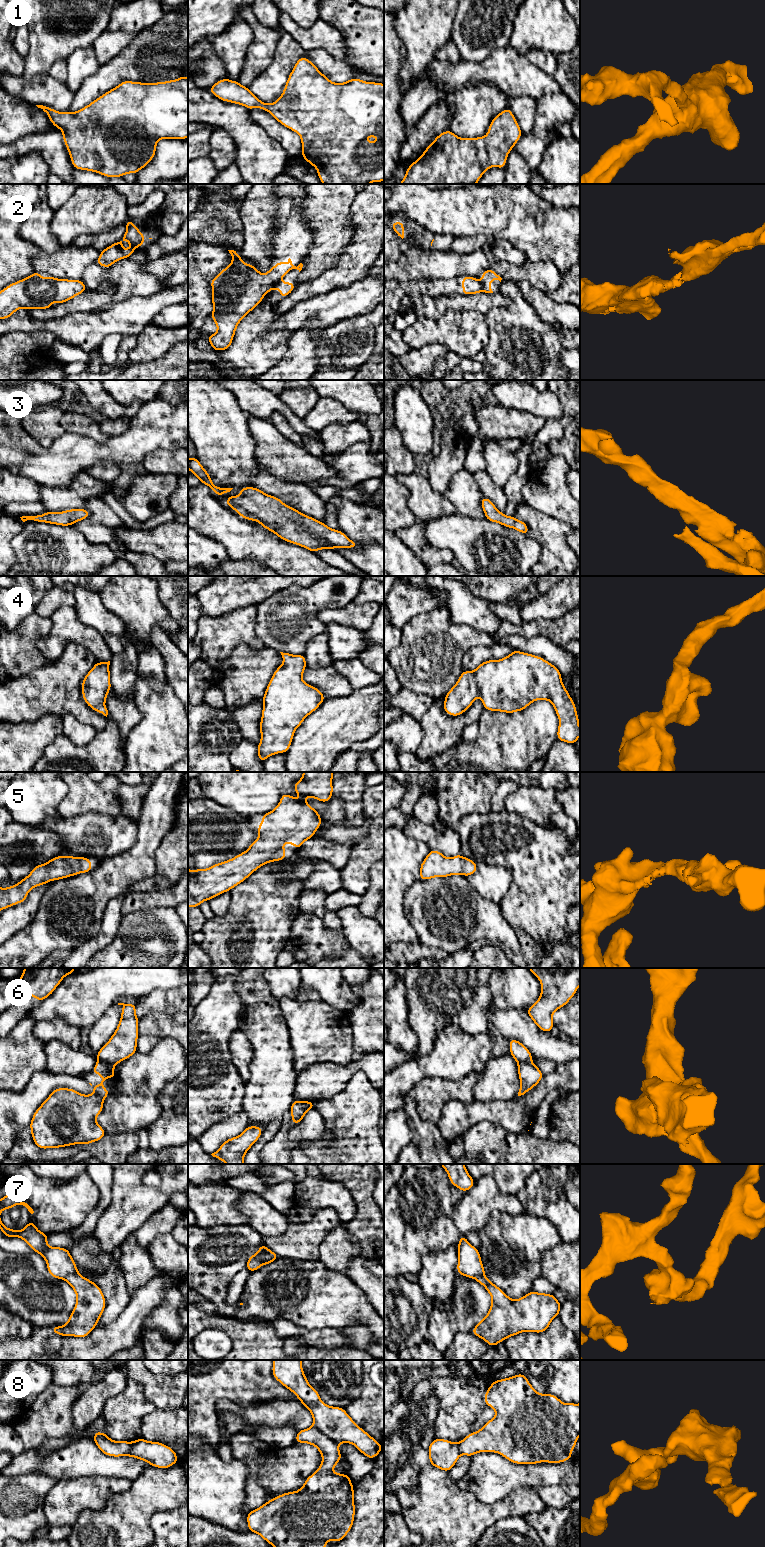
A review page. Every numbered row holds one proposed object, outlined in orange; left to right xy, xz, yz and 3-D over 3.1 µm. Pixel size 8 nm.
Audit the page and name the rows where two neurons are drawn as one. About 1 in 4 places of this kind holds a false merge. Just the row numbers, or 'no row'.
2, 6, 7, 8

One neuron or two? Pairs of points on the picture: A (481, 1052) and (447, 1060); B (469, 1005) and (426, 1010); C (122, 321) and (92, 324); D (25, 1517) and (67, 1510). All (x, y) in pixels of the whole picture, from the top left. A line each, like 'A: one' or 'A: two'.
A: one
B: one
C: one
D: two

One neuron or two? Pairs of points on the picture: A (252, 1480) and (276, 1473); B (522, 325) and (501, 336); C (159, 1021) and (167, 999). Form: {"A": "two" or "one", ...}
{"A": "two", "B": "one", "C": "two"}

